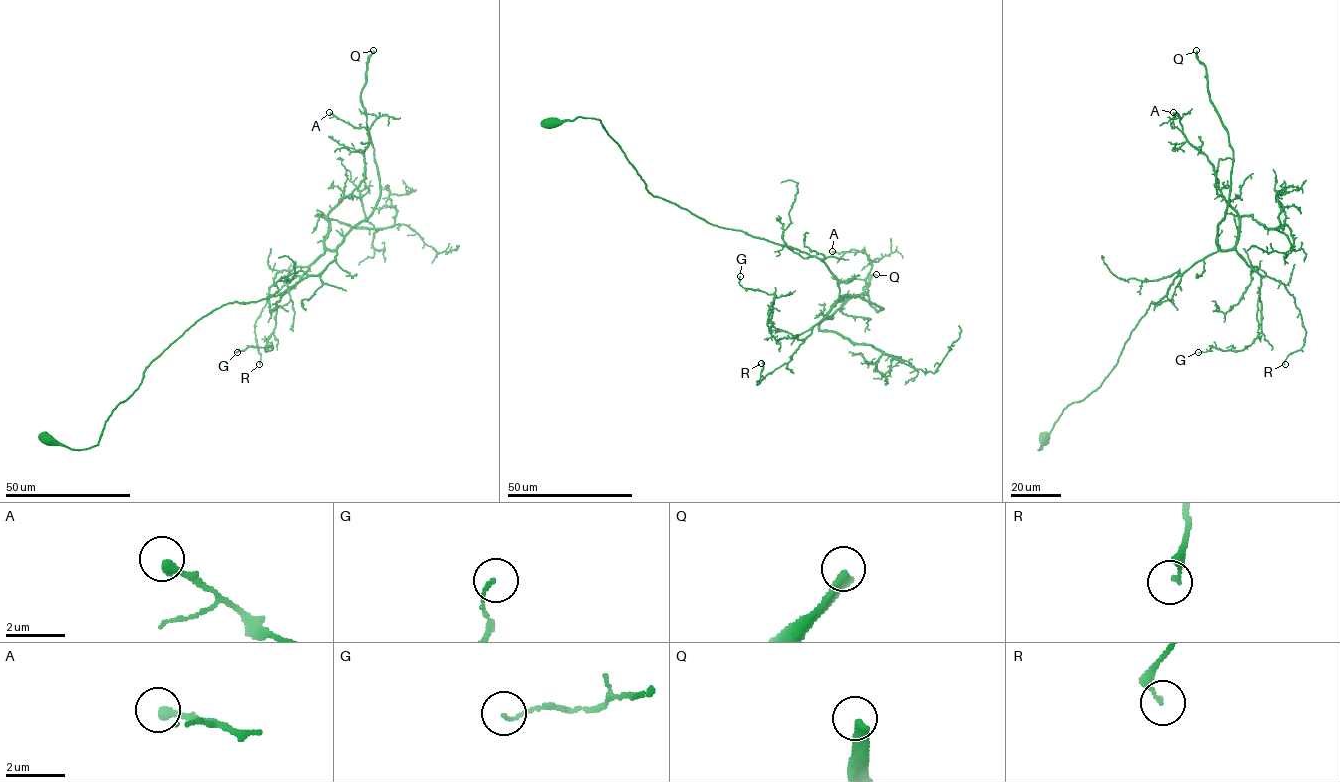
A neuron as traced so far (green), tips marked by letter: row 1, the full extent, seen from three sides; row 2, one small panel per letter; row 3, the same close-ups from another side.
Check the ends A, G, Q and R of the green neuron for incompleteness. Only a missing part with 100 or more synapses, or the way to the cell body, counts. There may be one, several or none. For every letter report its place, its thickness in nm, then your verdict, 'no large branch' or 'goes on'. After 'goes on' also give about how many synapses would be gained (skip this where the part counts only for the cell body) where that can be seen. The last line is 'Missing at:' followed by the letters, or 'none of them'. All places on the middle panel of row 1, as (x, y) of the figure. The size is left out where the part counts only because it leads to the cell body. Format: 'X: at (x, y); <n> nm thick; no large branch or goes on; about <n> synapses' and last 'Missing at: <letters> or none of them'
A: at (832, 251); 320 nm thick; no large branch
G: at (740, 276); 100 nm thick; no large branch
Q: at (876, 274); 360 nm thick; goes on; about 400 synapses
R: at (761, 363); 180 nm thick; no large branch
Missing at: Q

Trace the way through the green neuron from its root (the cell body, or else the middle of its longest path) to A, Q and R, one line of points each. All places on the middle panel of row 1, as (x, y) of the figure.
A: (550, 123), (598, 119), (654, 196), (819, 258), (839, 290), (831, 318), (867, 293), (872, 267), (832, 251)
Q: (550, 123), (598, 119), (652, 194), (817, 257), (839, 296), (860, 296), (877, 312), (863, 289), (876, 274)
R: (550, 123), (598, 119), (654, 196), (825, 264), (837, 280), (836, 303), (792, 359), (757, 384), (761, 363)

